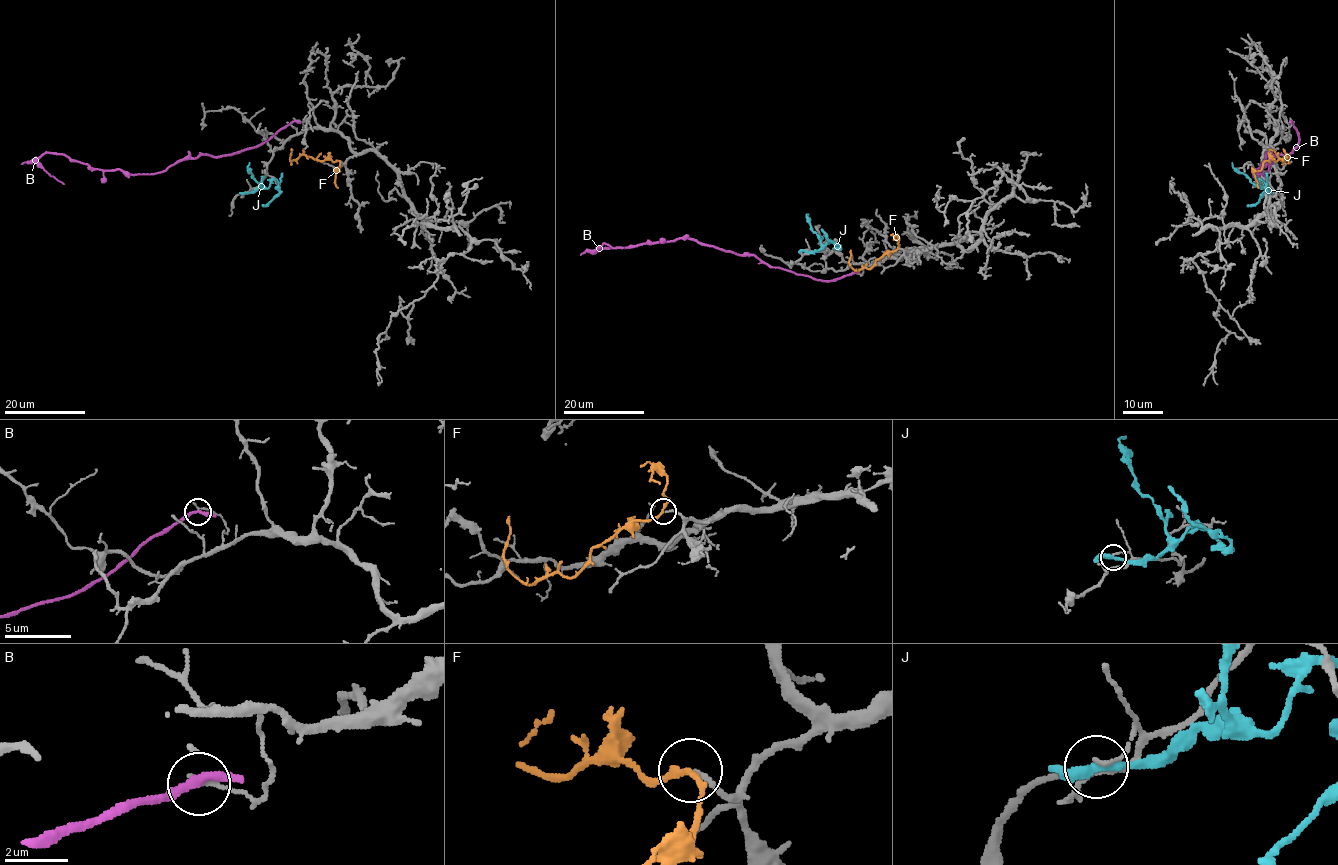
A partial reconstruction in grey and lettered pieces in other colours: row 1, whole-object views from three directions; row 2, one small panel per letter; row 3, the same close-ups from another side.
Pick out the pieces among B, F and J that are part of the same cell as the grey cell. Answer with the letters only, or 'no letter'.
F

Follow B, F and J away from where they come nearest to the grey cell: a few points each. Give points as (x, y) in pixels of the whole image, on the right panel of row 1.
B: (1290, 121), (1298, 145), (1257, 174), (1266, 152), (1265, 184)
F: (1266, 160), (1275, 160), (1286, 154), (1288, 158), (1281, 160), (1273, 150), (1268, 150)
J: (1268, 193), (1267, 189), (1258, 185), (1259, 180), (1263, 182), (1265, 191), (1255, 204), (1247, 205)

